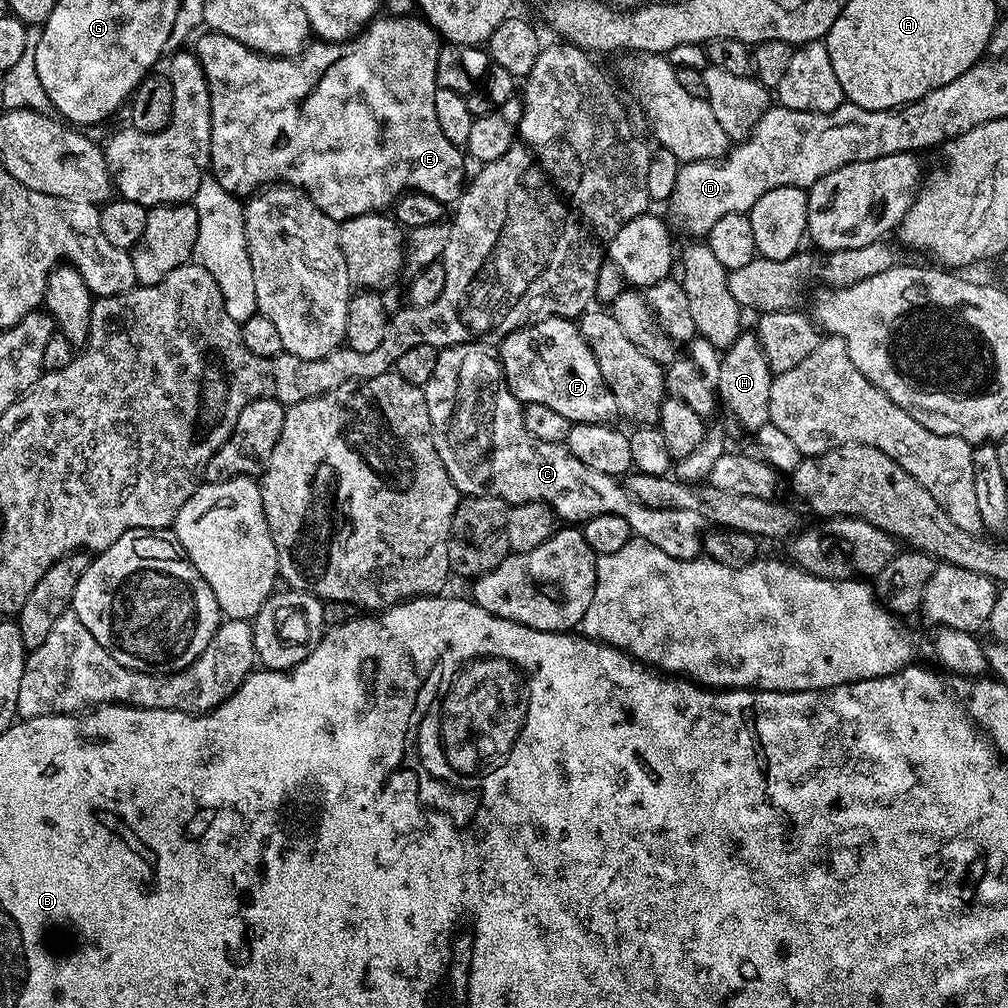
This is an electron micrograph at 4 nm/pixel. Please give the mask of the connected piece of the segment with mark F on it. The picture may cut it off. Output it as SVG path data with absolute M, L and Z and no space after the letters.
M547 316L536 324L511 332L499 341L498 355L508 388L524 404L541 404L558 410L572 424L606 424L615 421L620 407L598 370L592 348L571 319Z

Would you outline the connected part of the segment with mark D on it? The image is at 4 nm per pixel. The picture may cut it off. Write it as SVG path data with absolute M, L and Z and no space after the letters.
M928 92L922 98L905 104L902 108L886 110L866 110L857 104L843 103L833 112L803 112L779 106L769 107L767 112L754 126L749 136L745 136L718 160L689 160L681 163L678 170L678 182L674 182L674 194L670 201L672 216L680 224L685 224L696 238L707 237L708 231L722 218L722 214L742 212L748 214L762 194L774 187L792 186L802 189L811 188L818 178L846 166L850 162L873 160L886 154L899 152L915 153L916 148L932 150L937 147L932 140L932 96Z

